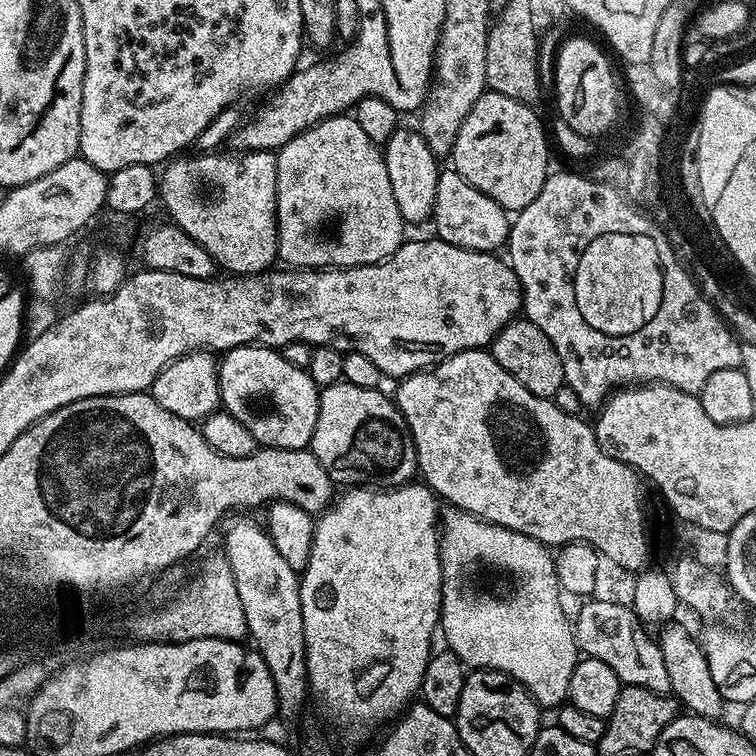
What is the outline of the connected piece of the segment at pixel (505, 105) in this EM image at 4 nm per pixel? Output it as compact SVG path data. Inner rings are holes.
M485 90L462 122L452 147L450 163L455 172L509 214L530 206L550 175L550 140L534 109L506 94Z

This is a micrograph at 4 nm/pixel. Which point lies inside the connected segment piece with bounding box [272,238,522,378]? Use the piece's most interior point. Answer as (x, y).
(431, 300)

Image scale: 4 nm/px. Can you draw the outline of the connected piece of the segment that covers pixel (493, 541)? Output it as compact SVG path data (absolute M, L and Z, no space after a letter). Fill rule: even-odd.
M466 515L446 526L445 530L448 531L448 540L441 547L450 585L447 586L447 615L439 627L448 636L456 632L456 636L448 640L452 647L451 655L465 665L473 664L471 667L476 670L505 672L527 690L537 705L545 709L563 705L568 700L570 674L578 663L576 636L568 636L574 624L564 624L569 613L512 614L512 604L516 604L514 600L490 602L487 598L483 599L481 593L459 592L458 582L470 579L478 562L494 560L494 554L496 560L500 558L500 552L492 552L492 548L496 546L500 550L502 528ZM468 632L472 632L472 636L468 636Z

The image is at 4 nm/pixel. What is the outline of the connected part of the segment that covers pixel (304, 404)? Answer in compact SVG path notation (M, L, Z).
M266 347L262 352L238 352L232 348L223 353L218 364L218 387L223 411L230 413L250 434L257 445L265 448L302 448L312 443L314 426L318 420L320 396L318 385L303 367L295 368L279 351Z

